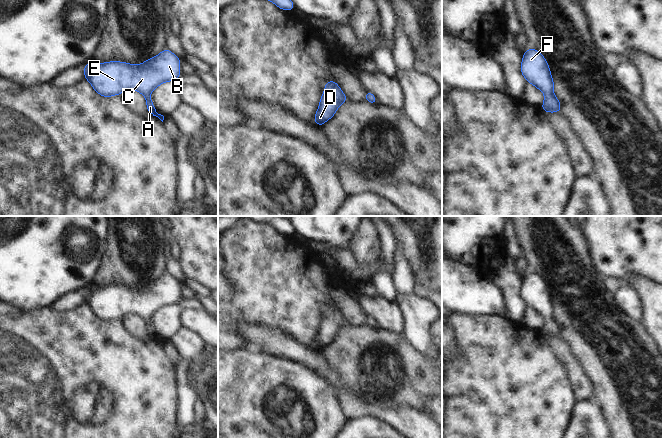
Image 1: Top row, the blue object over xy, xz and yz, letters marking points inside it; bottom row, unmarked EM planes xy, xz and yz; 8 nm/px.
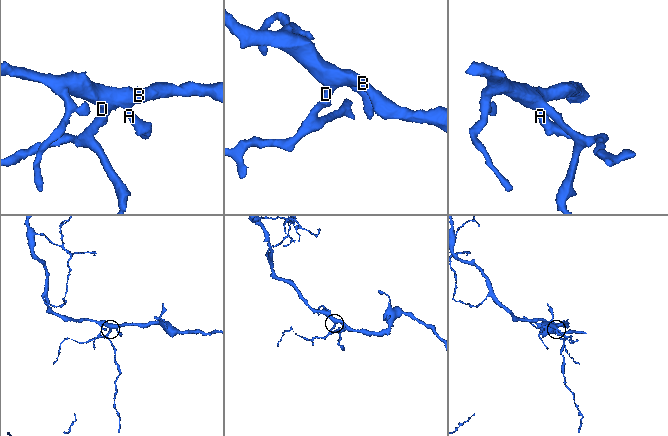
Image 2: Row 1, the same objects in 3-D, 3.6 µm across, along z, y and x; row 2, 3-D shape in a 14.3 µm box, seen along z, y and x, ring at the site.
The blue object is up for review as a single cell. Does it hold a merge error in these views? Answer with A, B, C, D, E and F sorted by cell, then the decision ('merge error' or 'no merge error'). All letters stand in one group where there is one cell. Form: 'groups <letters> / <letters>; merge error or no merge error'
groups A B C D E F; no merge error

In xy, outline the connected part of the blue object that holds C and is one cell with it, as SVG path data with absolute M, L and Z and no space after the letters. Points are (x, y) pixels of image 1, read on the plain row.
M167 272L141 289L119 285L107 287L92 285L82 292L85 303L99 319L111 321L121 319L126 313L134 313L145 320L148 336L162 346L164 340L156 336L150 317L160 308L177 304L181 299L180 282Z

